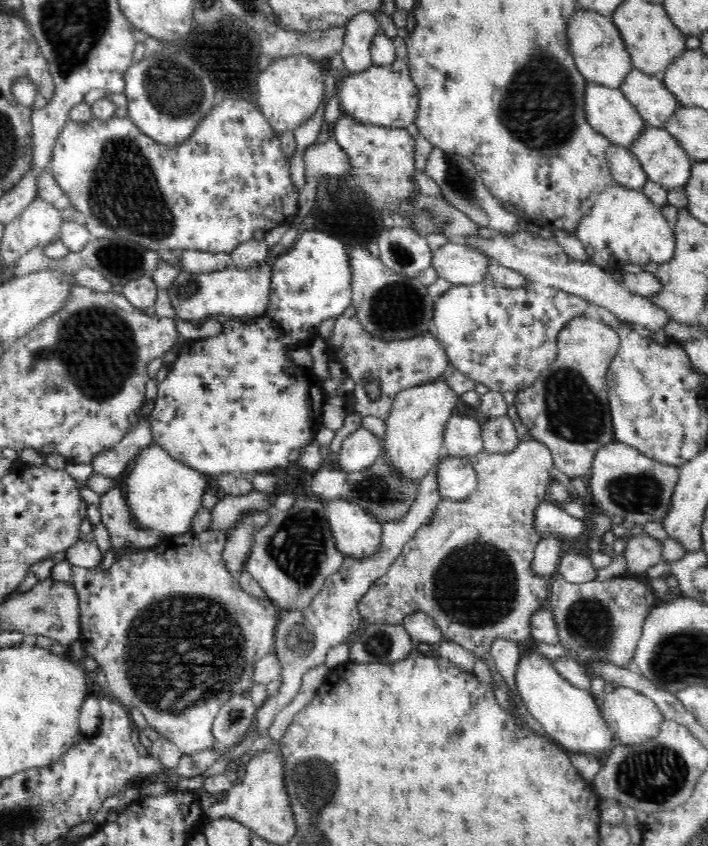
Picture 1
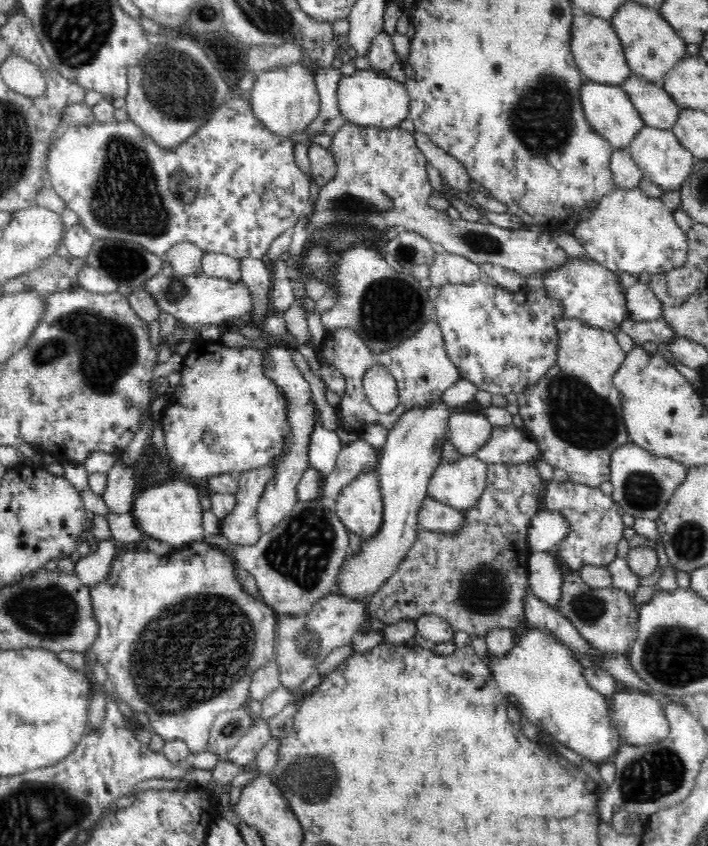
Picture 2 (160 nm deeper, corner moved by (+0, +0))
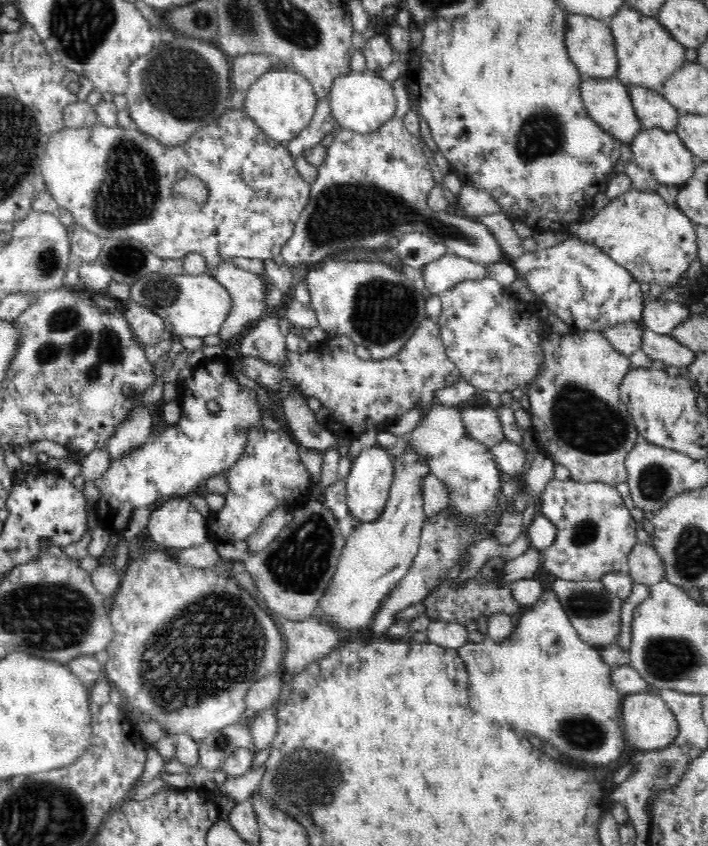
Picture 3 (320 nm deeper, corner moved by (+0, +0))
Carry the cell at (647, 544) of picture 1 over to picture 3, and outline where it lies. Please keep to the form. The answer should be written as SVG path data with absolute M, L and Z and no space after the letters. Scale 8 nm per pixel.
M636 543L627 558L629 574L634 583L652 586L665 578L665 568L651 544Z

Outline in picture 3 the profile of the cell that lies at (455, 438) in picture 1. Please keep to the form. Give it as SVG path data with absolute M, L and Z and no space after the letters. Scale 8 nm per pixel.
M467 407L461 410L462 423L468 431L468 435L486 446L505 439L504 431L500 426L500 419L496 409L492 407Z

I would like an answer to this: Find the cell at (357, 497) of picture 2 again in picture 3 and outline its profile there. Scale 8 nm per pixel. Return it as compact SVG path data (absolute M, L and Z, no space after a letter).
M378 445L362 450L352 462L351 470L345 479L346 504L351 515L362 523L380 518L385 510L392 480L394 480L394 461L390 451Z

